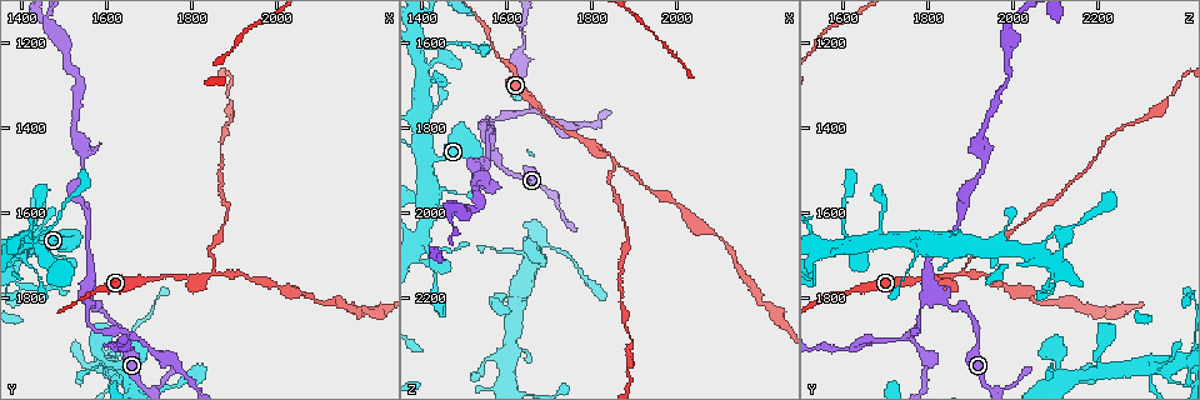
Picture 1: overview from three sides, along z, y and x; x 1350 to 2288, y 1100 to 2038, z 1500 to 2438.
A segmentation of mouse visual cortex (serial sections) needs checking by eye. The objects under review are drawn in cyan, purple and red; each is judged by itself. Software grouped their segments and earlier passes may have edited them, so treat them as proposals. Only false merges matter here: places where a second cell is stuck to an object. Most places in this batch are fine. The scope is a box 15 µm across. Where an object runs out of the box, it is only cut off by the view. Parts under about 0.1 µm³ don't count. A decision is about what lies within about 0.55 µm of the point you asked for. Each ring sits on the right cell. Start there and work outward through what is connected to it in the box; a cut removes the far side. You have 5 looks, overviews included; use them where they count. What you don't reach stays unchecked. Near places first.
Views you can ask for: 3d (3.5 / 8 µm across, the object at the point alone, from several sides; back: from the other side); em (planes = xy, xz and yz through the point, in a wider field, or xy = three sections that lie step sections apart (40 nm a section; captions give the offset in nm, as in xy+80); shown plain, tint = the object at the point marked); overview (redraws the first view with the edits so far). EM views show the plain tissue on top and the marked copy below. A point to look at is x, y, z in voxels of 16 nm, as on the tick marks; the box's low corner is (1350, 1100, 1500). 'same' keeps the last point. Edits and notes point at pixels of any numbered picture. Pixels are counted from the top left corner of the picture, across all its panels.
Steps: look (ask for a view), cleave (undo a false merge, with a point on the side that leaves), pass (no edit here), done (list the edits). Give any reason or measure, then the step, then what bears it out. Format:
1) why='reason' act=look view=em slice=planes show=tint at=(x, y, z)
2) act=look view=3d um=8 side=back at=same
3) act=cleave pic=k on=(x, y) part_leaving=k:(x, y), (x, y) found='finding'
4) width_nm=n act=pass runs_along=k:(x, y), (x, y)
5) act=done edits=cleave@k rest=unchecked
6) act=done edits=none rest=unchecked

why='two arms in line, one across' act=look view=3d um=3.5 at=(1845, 1740, 1870)

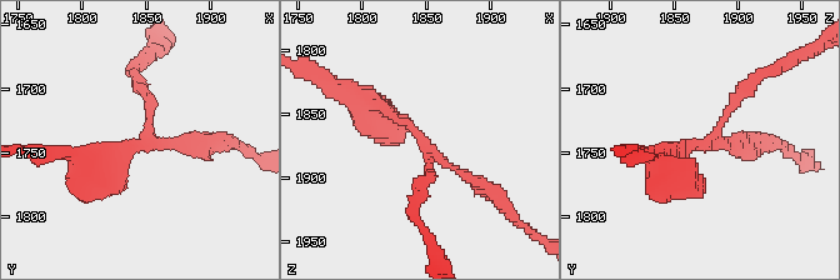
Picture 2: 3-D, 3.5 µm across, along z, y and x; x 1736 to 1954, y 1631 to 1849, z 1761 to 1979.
arms=3 arm_widths_nm=150,200,350 act=look view=em slice=xy step=3 show=tint at=(1850, 1742, 1872)

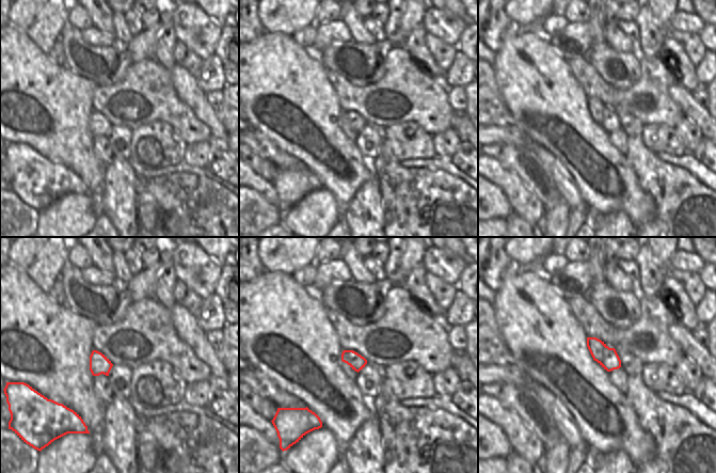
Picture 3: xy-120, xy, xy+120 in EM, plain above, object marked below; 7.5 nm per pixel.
act=pass runs_along=2:(368, 103), (395, 115), (494, 195) found='continuous, no second cell'

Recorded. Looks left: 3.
why='sharp bend' act=look view=3d um=8 at=(1550, 1790, 1810)

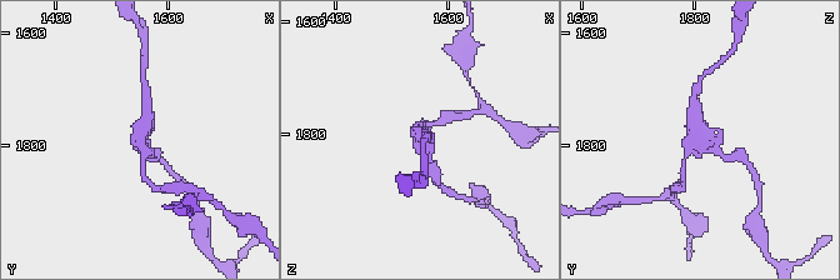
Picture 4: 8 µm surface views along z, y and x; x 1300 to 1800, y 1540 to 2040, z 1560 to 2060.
why='shape alone is not enough' act=look view=em slice=xy step=1 show=tint at=(1555, 1795, 1810)

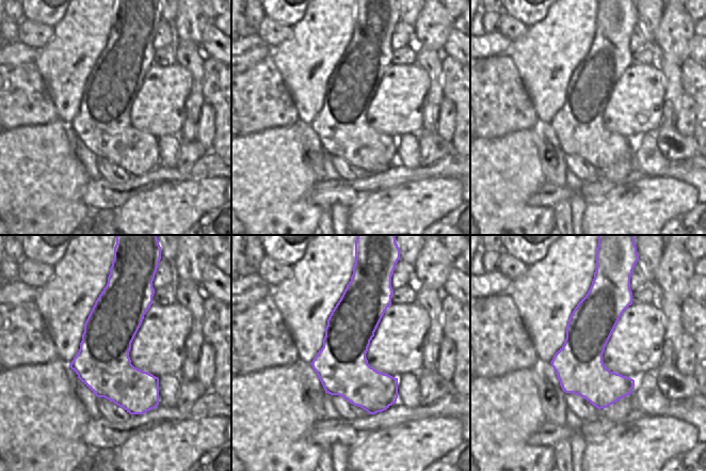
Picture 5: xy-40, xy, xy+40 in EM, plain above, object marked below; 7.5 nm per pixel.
act=pass runs_along=4:(731, 158), (704, 148), (695, 110) found='continuous, no second cell'

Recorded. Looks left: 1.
act=done edits=none rest=unchecked

